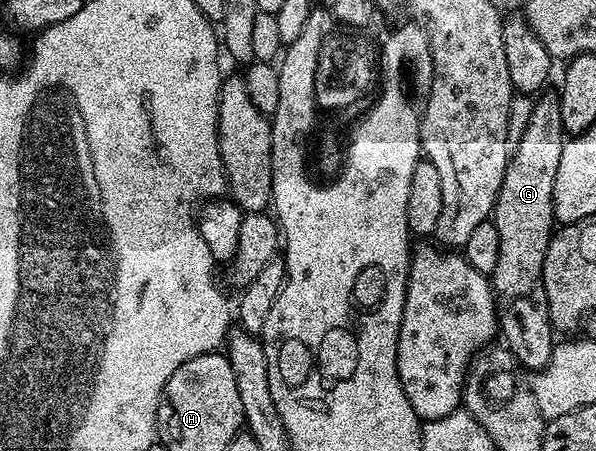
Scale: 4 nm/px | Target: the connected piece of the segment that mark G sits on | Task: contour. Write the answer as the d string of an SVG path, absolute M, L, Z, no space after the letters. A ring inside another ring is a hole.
M547 93L538 95L529 124L514 143L507 163L493 211L501 252L497 256L497 268L489 275L495 292L498 333L507 341L505 346L510 357L516 358L530 372L544 370L557 345L557 334L549 316L549 300L545 296L543 269L545 252L557 226L553 212L553 180L557 180L557 164L561 164L565 131L561 124L559 95Z

